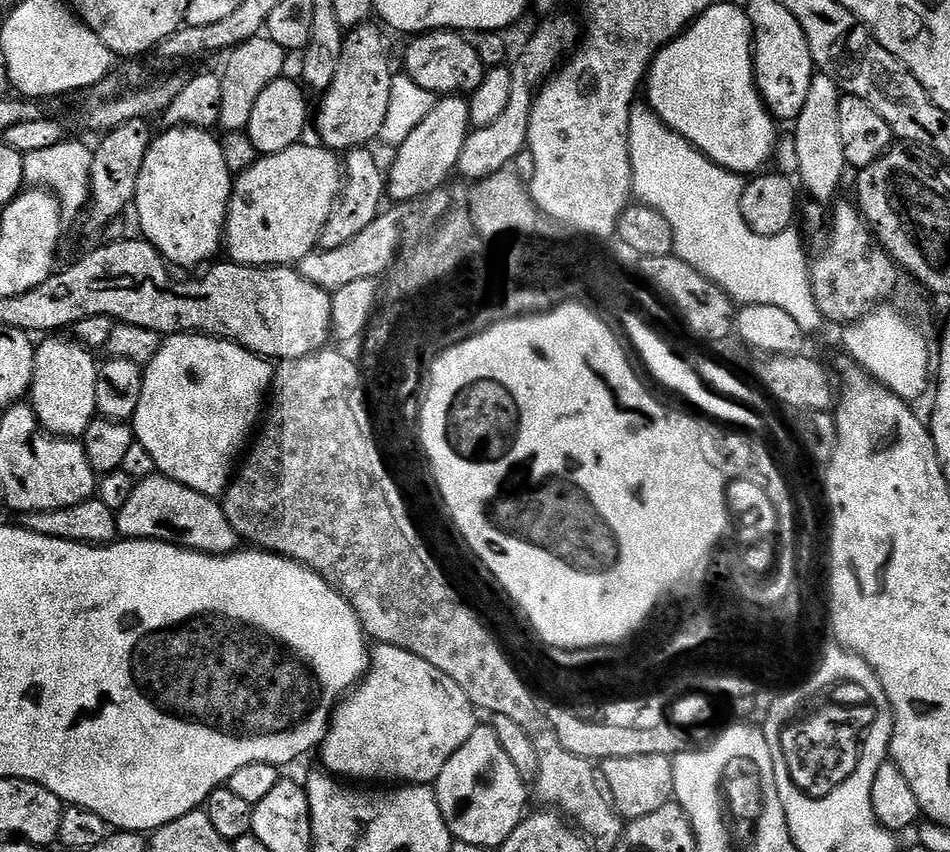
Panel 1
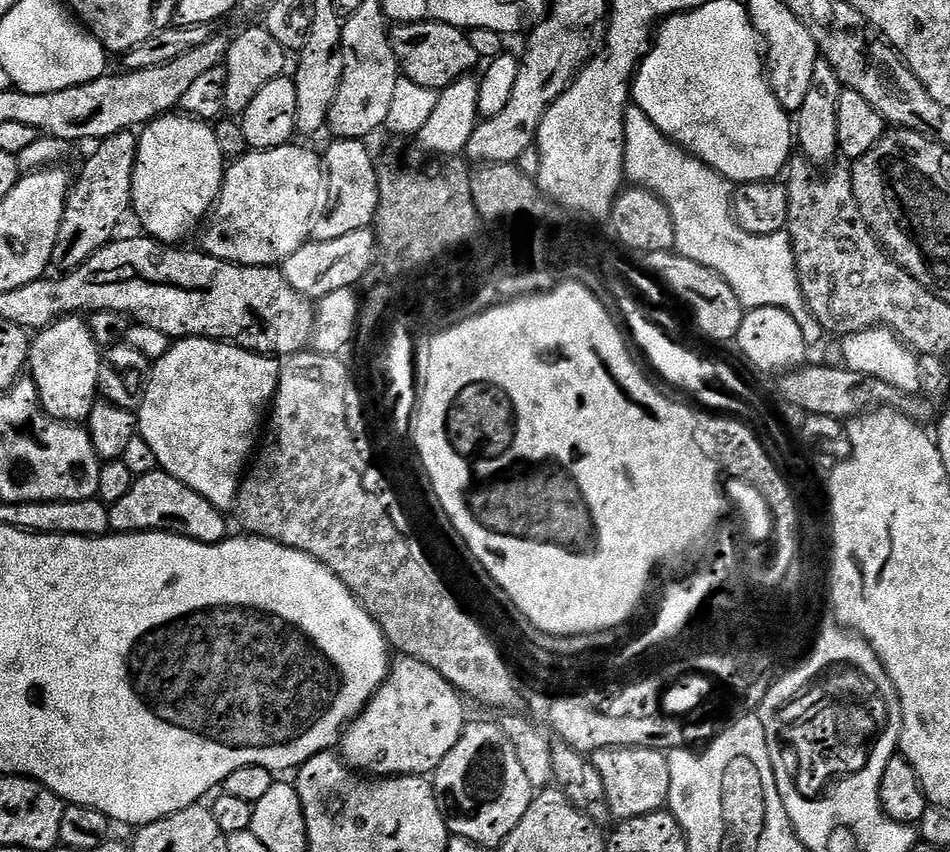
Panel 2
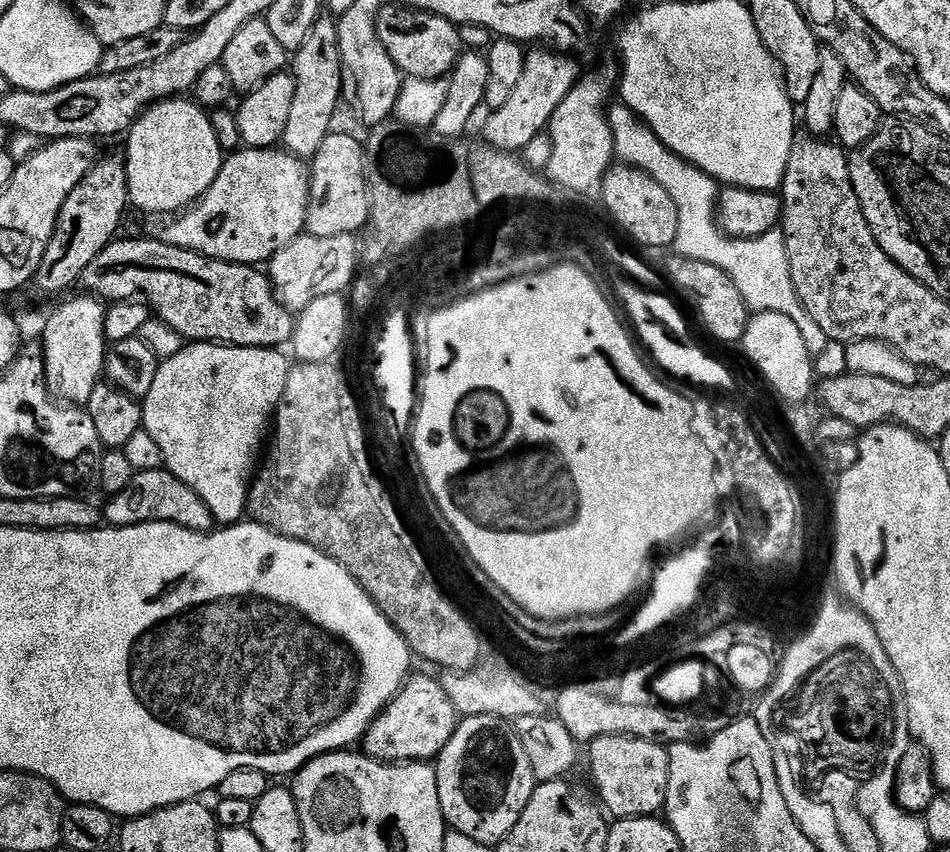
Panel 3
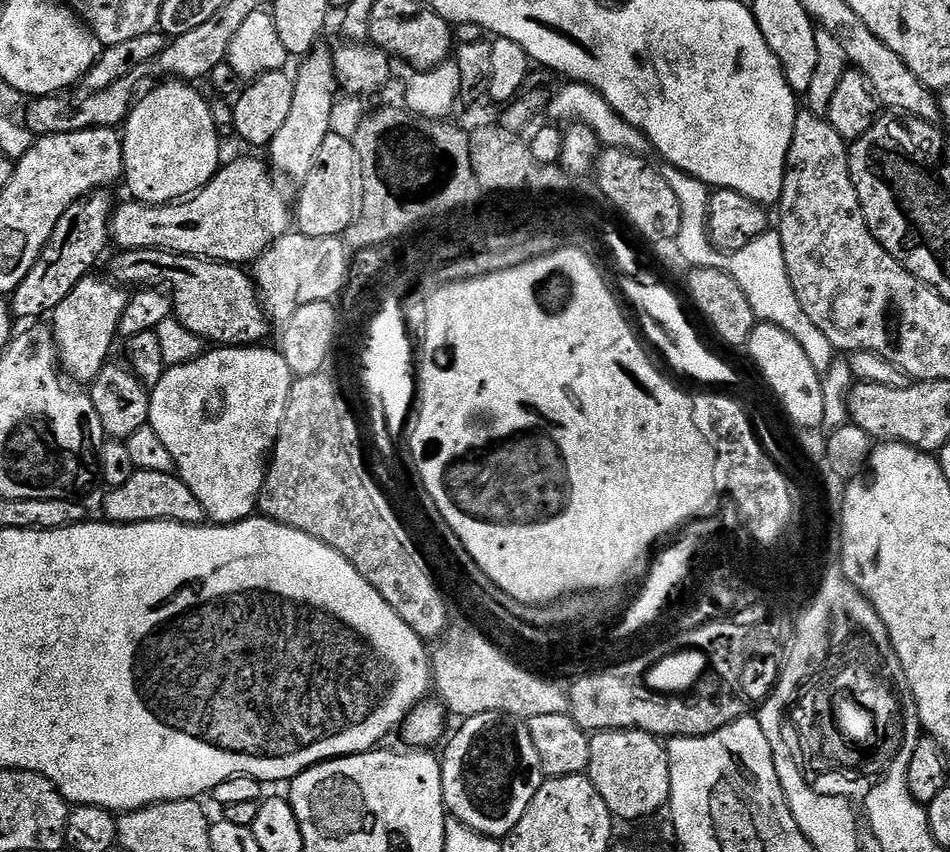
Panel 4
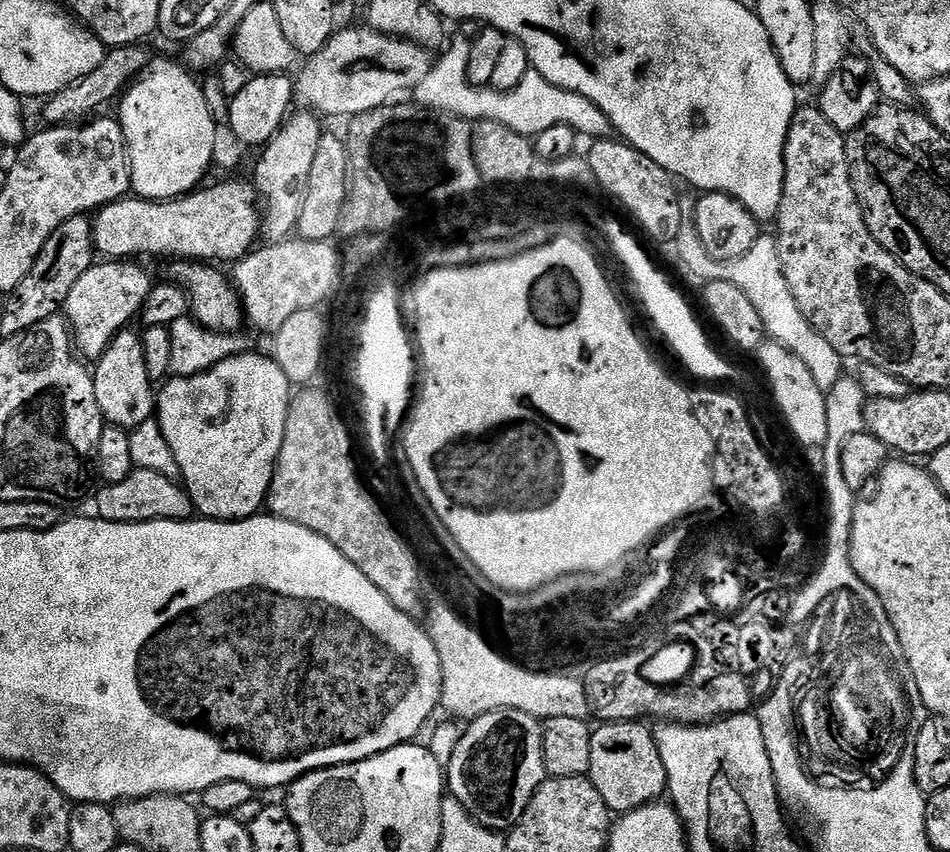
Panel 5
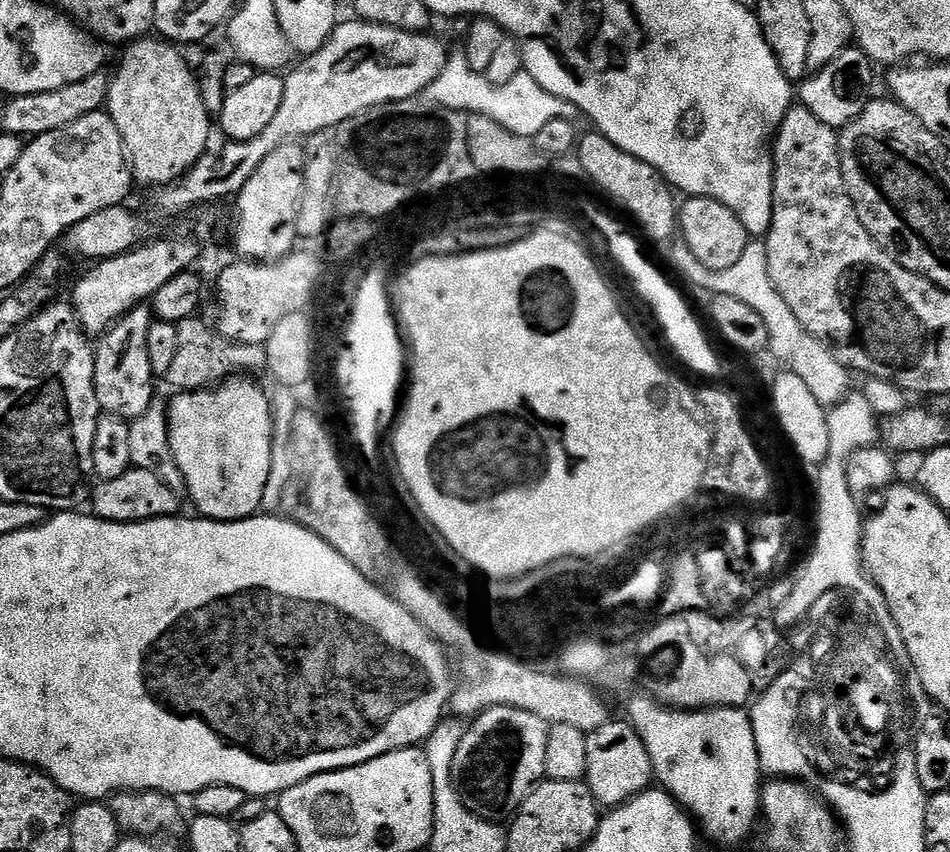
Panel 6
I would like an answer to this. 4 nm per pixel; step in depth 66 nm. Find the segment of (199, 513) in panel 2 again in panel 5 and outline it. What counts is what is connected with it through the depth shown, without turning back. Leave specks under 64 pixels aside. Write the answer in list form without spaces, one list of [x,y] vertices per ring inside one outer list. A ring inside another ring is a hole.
[[[136,468],[130,478],[104,484],[101,489],[100,493],[95,493],[95,515],[101,520],[115,524],[145,524],[151,520],[190,520],[194,516],[192,499],[188,497],[187,491],[177,481],[162,474],[154,474],[154,470]]]

